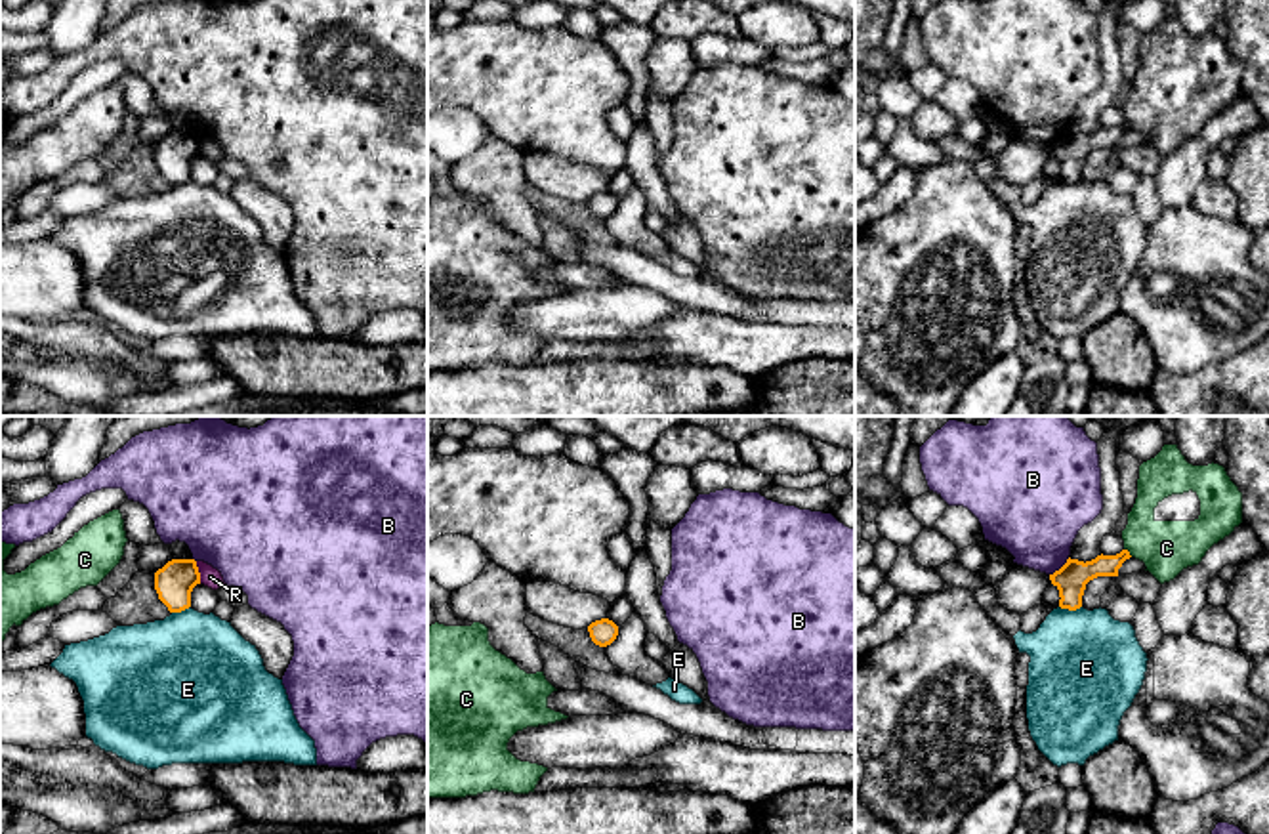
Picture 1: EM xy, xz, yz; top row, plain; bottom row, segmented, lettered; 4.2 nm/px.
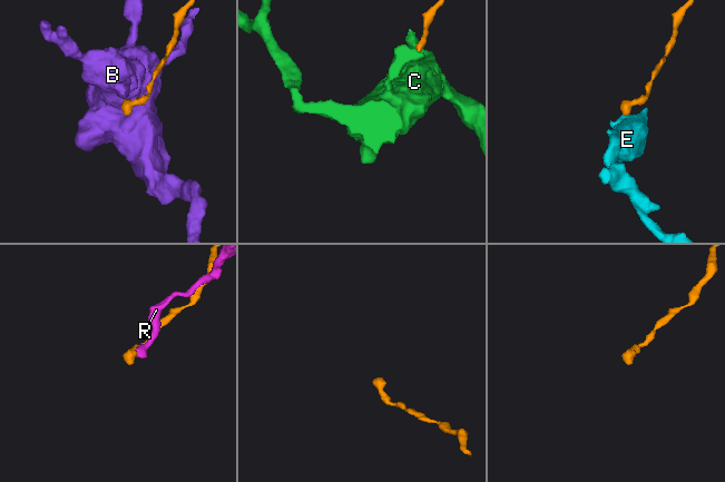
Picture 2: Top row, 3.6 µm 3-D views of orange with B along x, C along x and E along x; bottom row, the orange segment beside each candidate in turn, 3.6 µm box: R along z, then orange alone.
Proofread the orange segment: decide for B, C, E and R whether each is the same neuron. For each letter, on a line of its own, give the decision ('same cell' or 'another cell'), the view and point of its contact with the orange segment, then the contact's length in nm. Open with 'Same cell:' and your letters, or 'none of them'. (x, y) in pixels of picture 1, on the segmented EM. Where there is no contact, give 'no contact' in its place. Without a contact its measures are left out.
Same cell: none of them
B: another cell; meets orange in yz at (1061, 567); contact 120 nm long
C: another cell; meets orange in yz at (1128, 552); contact 50 nm long
E: another cell; meets orange in yz at (1071, 609); contact 100 nm long
R: another cell; meets orange in xy at (199, 573); contact 100 nm long

